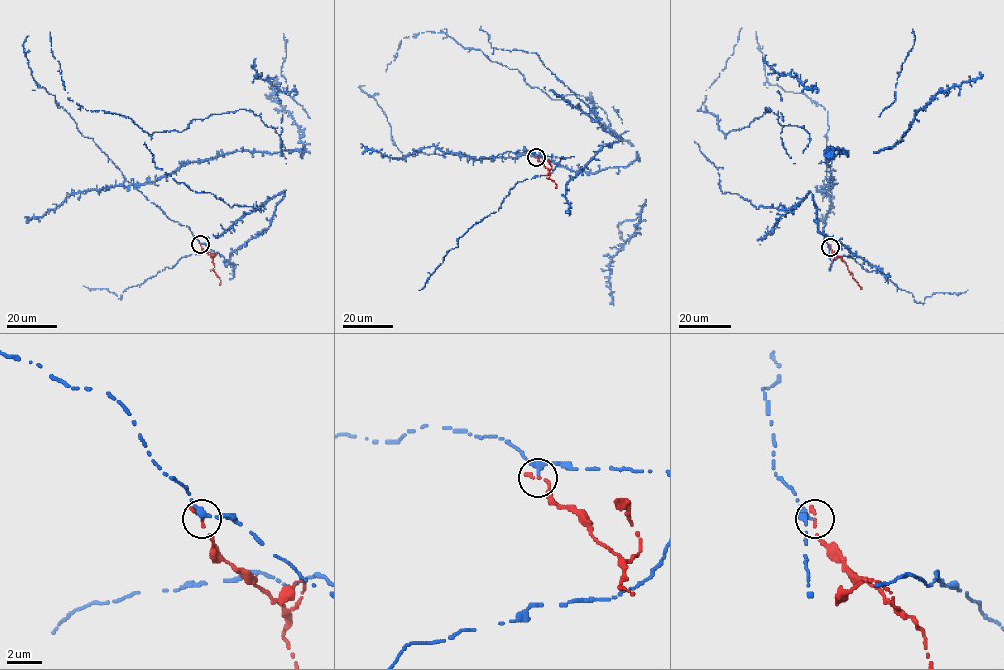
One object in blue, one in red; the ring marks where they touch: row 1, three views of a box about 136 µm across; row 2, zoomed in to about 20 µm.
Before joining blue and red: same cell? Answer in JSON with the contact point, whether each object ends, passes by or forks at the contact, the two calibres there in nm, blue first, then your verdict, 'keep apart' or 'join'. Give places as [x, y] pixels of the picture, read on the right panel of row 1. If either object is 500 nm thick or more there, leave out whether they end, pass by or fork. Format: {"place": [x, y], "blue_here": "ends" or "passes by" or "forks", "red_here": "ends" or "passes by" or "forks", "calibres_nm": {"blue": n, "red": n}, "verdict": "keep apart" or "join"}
{"place": [830, 247], "blue_here": "passes by", "red_here": "passes by", "calibres_nm": {"blue": 280, "red": 110}, "verdict": "keep apart"}

